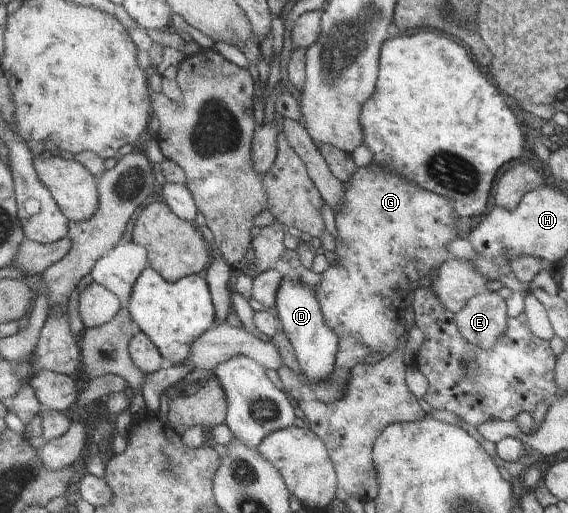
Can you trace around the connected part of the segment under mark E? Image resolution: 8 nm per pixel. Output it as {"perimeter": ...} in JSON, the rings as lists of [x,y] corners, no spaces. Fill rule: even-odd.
{"perimeter":[[[491,291],[471,296],[452,316],[461,337],[485,352],[493,347],[497,336],[505,330],[506,318],[505,301]]]}

